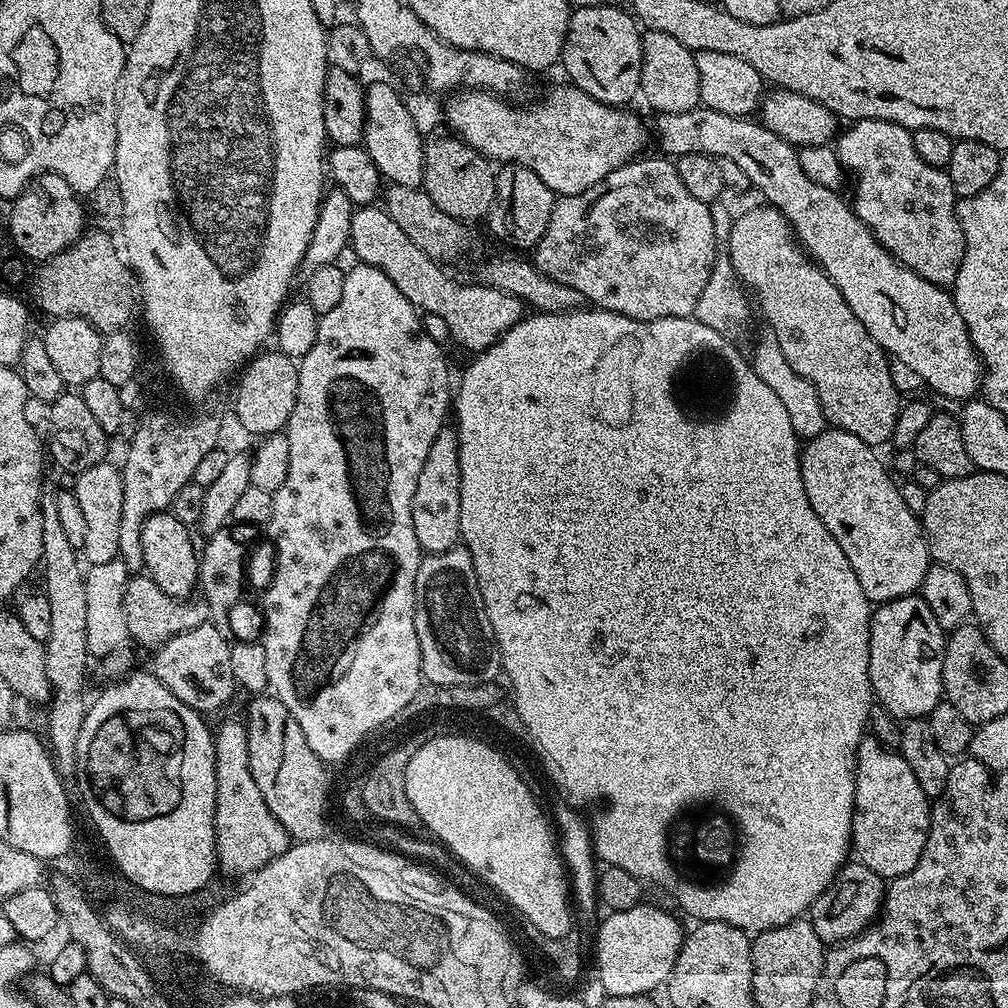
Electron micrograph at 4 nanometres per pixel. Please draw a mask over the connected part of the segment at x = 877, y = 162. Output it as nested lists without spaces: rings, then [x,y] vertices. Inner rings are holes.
[[[857,120],[845,128],[848,129],[839,133],[834,147],[841,165],[851,175],[852,172],[856,175],[856,189],[850,195],[852,211],[871,230],[879,244],[882,243],[882,238],[878,238],[878,232],[882,232],[882,224],[888,224],[890,218],[896,220],[896,204],[900,204],[900,218],[904,218],[904,214],[914,214],[918,218],[922,216],[924,222],[936,222],[934,226],[922,228],[924,232],[920,234],[916,234],[918,228],[910,228],[910,238],[906,234],[902,238],[910,240],[908,252],[904,254],[916,258],[909,269],[931,284],[953,284],[964,257],[964,231],[956,216],[958,197],[947,171],[922,162],[922,158],[918,158],[918,150],[914,150],[912,132],[894,122]]]

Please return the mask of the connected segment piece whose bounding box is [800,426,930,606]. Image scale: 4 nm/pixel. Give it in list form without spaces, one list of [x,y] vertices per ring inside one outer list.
[[[828,426],[822,434],[803,445],[800,469],[802,486],[806,486],[806,498],[810,498],[814,514],[822,518],[822,526],[826,526],[826,530],[834,534],[834,542],[842,546],[842,554],[846,554],[850,566],[854,566],[854,574],[858,574],[862,594],[866,594],[873,605],[879,606],[894,598],[919,593],[920,583],[930,563],[930,553],[921,517],[914,515],[906,507],[906,502],[902,502],[897,481],[892,481],[893,473],[888,468],[889,473],[884,469],[876,452],[877,449],[862,442],[862,438],[854,438],[854,434],[846,430]]]

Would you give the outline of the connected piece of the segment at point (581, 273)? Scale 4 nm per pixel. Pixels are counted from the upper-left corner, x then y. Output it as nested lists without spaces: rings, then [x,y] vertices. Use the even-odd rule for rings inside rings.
[[[644,159],[622,165],[582,194],[559,197],[552,207],[550,222],[536,243],[534,263],[539,272],[554,278],[554,282],[574,286],[585,301],[605,312],[617,312],[635,320],[692,316],[714,266],[718,231],[709,205],[698,202],[682,186],[671,159]]]

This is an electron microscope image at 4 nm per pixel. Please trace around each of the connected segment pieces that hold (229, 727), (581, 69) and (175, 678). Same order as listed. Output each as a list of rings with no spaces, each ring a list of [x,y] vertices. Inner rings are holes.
[[[243,719],[228,720],[214,732],[216,745],[216,863],[228,876],[254,874],[290,846],[288,831],[274,818],[248,765],[248,730]]]
[[[617,5],[574,8],[569,15],[567,37],[563,42],[560,64],[564,66],[571,85],[600,104],[623,107],[639,95],[641,82],[642,32],[636,18]]]
[[[212,622],[194,626],[170,638],[151,653],[152,675],[159,678],[174,698],[201,714],[218,711],[238,691],[233,663],[230,662],[232,644],[215,627],[219,628]]]

